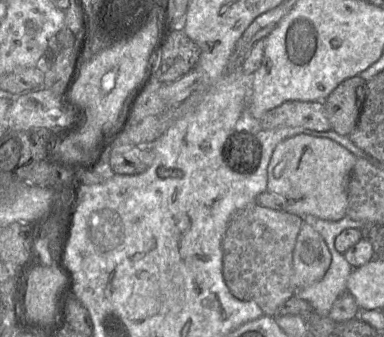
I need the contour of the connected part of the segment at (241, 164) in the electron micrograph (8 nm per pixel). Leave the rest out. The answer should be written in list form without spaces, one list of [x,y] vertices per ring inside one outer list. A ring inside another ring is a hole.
[[[236,129],[225,143],[226,160],[234,170],[243,175],[252,175],[261,158],[261,145],[254,134],[245,129]]]

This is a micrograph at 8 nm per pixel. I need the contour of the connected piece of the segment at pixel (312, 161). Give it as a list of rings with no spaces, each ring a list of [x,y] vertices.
[[[298,134],[275,147],[268,165],[267,190],[284,198],[288,213],[338,221],[346,216],[348,182],[356,160],[333,140]]]

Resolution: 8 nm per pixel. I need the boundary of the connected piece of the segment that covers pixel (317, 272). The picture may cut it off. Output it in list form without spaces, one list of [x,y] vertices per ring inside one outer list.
[[[303,223],[293,252],[292,284],[295,290],[323,279],[331,264],[331,253],[323,237]]]

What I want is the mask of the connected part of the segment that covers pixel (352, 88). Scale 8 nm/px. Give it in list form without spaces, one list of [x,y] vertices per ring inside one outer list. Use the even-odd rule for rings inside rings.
[[[359,75],[348,78],[323,101],[333,131],[348,136],[354,130],[365,98],[365,84]]]

